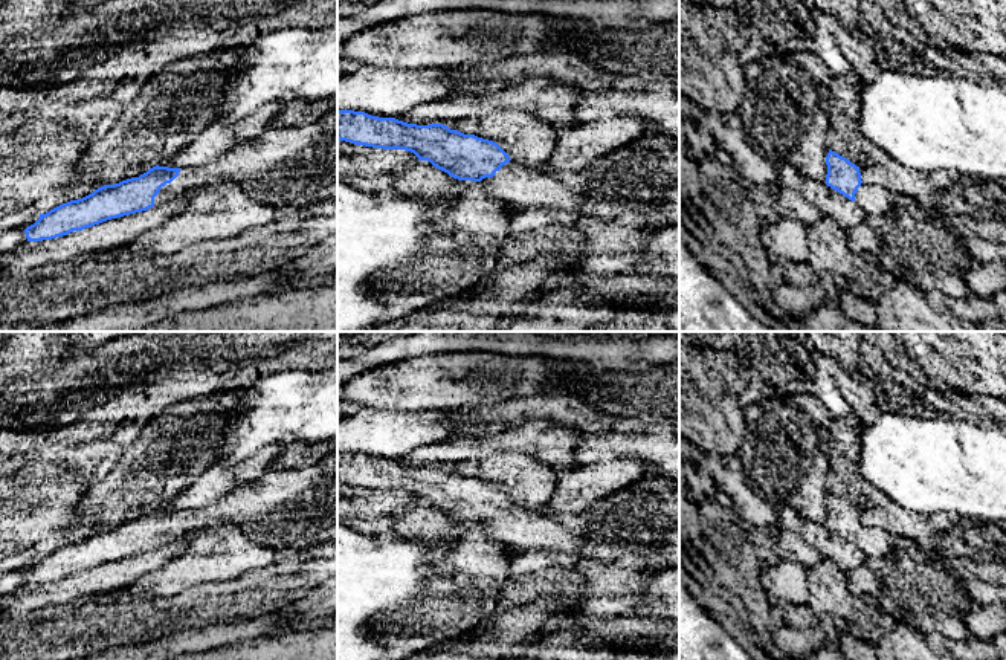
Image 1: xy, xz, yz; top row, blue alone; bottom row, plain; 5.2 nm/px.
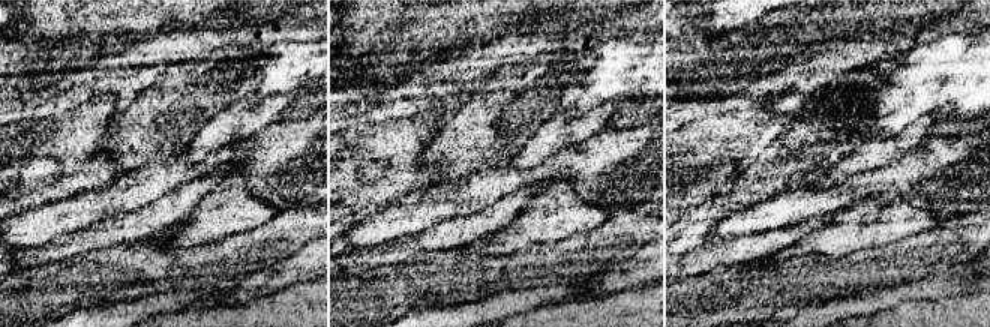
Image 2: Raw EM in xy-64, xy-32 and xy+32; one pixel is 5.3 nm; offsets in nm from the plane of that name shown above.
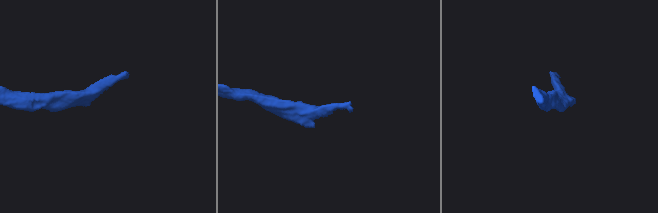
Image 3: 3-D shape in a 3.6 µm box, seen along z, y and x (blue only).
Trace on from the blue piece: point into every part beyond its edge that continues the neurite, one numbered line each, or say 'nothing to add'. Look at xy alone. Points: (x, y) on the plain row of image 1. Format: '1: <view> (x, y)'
1: xy (284, 509)

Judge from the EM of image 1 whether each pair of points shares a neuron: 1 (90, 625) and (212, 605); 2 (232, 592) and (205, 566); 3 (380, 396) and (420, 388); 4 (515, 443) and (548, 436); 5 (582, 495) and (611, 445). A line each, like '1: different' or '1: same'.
1: same
2: different
3: same
4: same
5: different

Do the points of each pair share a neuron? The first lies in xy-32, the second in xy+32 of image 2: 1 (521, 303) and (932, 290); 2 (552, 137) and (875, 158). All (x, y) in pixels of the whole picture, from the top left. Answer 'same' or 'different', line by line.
1: same
2: same

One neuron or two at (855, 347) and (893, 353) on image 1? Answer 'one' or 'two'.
one

